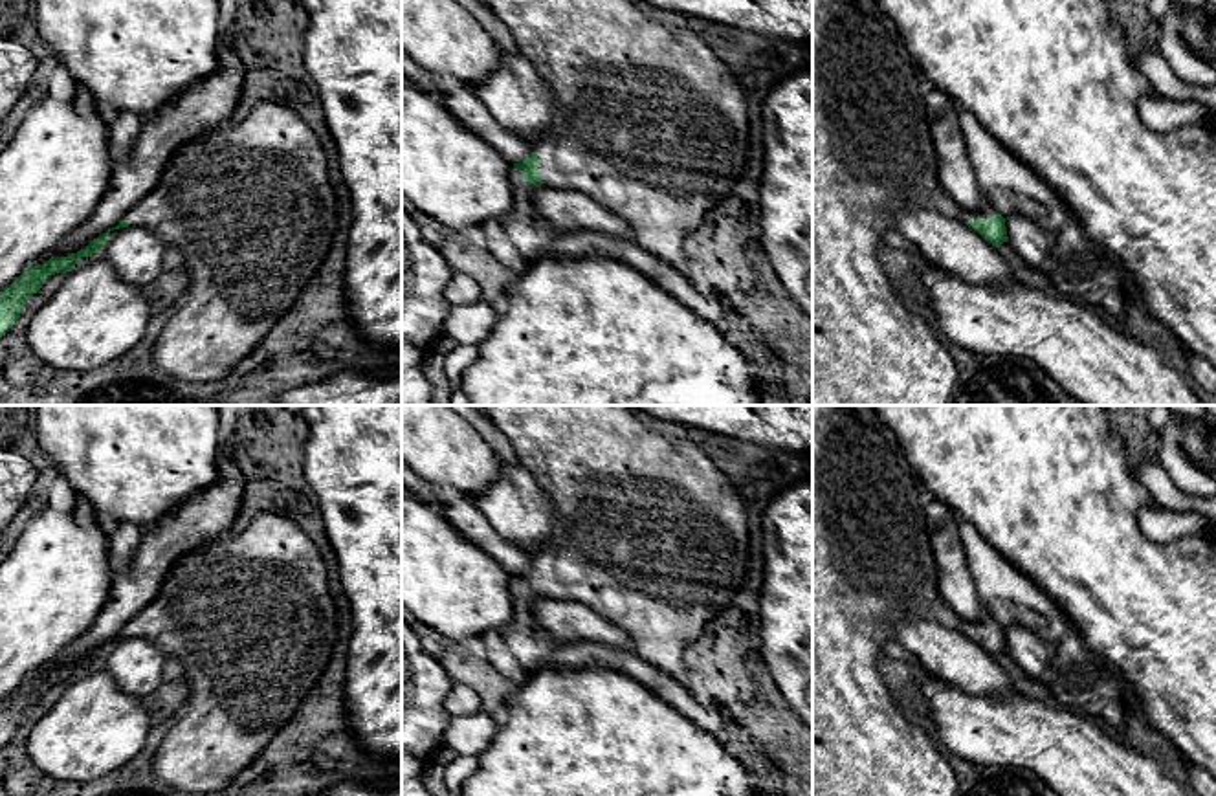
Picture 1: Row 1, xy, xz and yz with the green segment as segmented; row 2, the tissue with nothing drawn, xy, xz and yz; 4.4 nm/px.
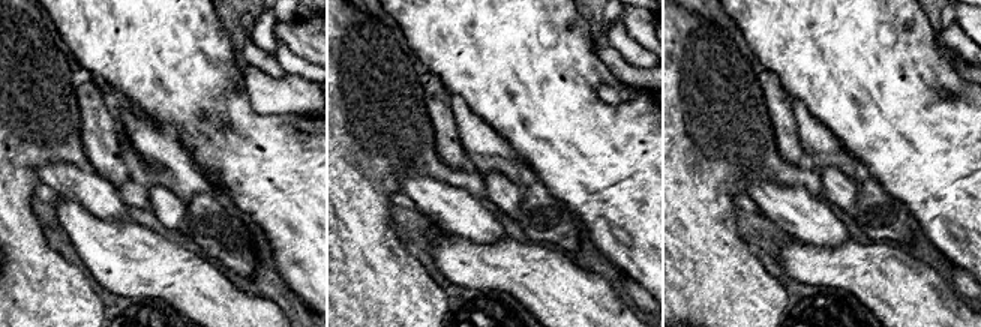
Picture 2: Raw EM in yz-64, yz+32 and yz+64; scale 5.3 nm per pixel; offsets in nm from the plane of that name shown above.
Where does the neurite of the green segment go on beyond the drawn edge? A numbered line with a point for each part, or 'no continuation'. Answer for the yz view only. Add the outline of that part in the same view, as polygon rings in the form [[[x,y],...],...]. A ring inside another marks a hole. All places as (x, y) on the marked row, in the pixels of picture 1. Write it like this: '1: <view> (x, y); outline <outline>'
1: yz (872, 149); outline [[[813,0],[813,405],[946,405],[957,383],[956,358],[932,326],[908,310],[880,264],[882,233],[893,229],[893,213],[899,209],[930,209],[961,222],[989,220],[998,215],[990,205],[965,211],[941,187],[928,112],[919,94],[919,75],[915,62],[899,51],[884,26],[857,2]]]

